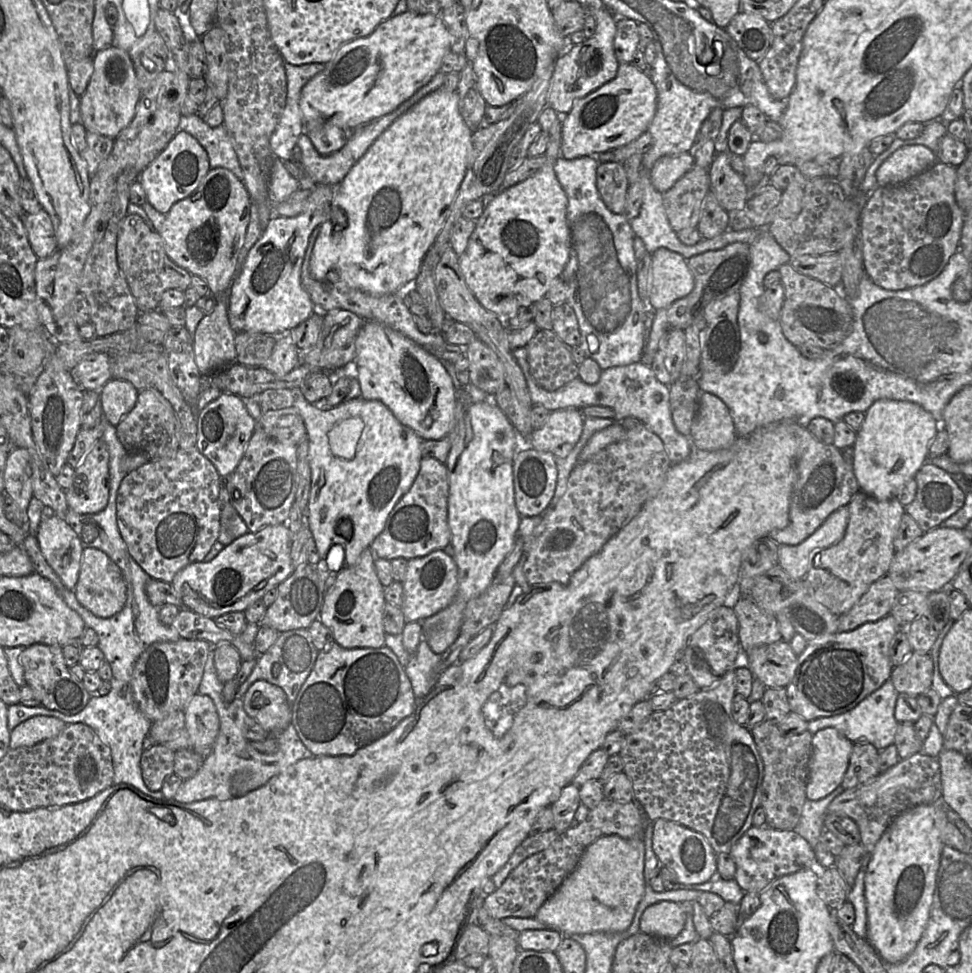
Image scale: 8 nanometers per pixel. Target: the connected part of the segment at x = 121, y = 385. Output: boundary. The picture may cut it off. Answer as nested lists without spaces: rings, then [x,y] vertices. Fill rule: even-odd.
[[[110,379],[99,390],[103,417],[116,426],[134,407],[138,390],[132,383],[123,379]]]

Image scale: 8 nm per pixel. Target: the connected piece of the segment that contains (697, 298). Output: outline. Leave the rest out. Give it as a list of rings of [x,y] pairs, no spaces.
[[[734,242],[722,249],[707,251],[687,259],[688,267],[694,278],[693,290],[683,298],[673,302],[670,306],[653,311],[652,327],[644,345],[641,362],[651,367],[660,340],[672,329],[685,330],[692,320],[703,313],[704,308],[711,301],[726,297],[739,291],[745,280],[750,264],[750,244]]]

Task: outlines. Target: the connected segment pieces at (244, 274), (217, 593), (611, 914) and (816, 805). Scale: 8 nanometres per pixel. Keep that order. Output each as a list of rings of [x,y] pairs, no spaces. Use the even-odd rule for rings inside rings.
[[[316,184],[302,213],[296,217],[273,216],[269,220],[228,291],[228,320],[235,333],[247,331],[281,336],[314,312],[314,304],[301,284],[302,264],[315,228],[331,218],[338,226],[344,223],[342,212],[335,207],[338,186]]]
[[[287,524],[265,526],[257,532],[247,532],[227,545],[210,562],[194,562],[178,571],[171,585],[184,608],[215,619],[228,612],[243,612],[249,605],[262,599],[270,589],[277,587],[294,570],[290,556],[290,532]]]
[[[605,835],[598,838],[585,849],[574,871],[539,908],[535,919],[568,934],[617,933],[627,930],[645,891],[644,856],[643,837],[624,839],[617,835]]]
[[[840,785],[820,800],[806,799],[800,820],[794,831],[802,836],[813,849],[818,844],[821,833],[825,830],[824,820],[829,804],[843,791],[844,788]]]

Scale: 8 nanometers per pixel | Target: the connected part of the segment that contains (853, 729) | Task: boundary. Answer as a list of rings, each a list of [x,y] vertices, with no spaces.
[[[888,679],[879,689],[864,698],[853,709],[834,716],[811,720],[812,724],[810,728],[813,731],[813,735],[821,729],[833,727],[852,743],[857,741],[869,742],[881,751],[889,745],[894,744],[898,725],[894,716],[898,694],[892,681]]]

